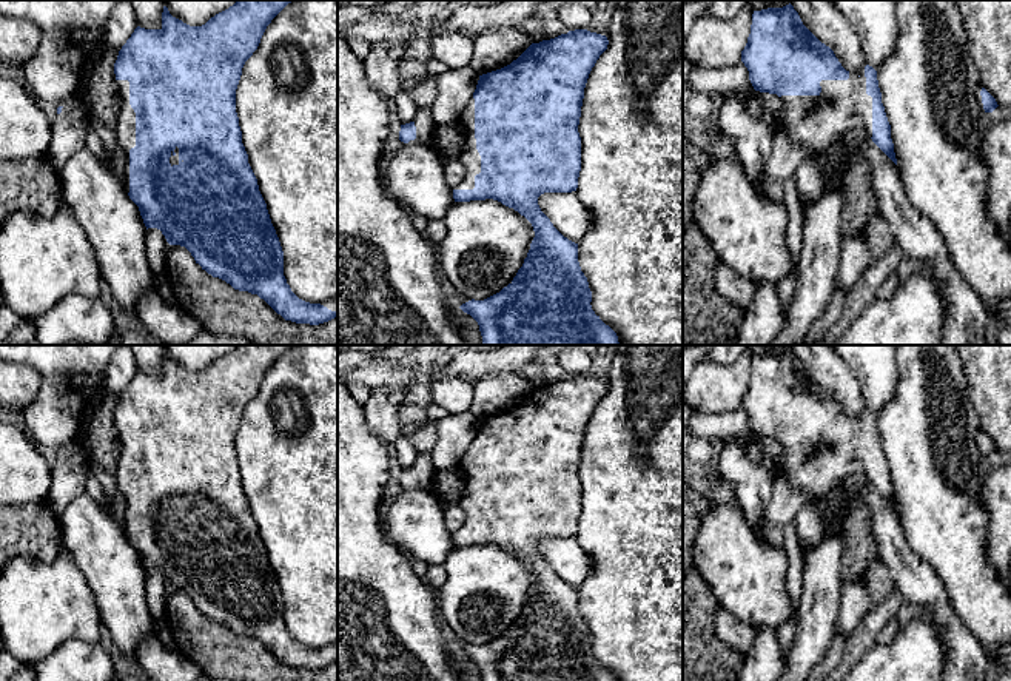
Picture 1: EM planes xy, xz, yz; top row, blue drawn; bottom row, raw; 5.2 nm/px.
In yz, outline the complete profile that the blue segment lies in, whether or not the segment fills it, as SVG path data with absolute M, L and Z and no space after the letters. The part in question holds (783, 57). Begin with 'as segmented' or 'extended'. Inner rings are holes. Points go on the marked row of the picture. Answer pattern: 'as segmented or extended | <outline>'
extended | M791 3L754 11L741 62L755 91L780 97L784 109L780 129L820 163L826 188L845 193L841 177L828 177L823 166L825 153L837 142L843 142L852 157L862 159L858 143L871 139L897 165L877 71L869 65L860 74L846 71L834 51L803 25Z

